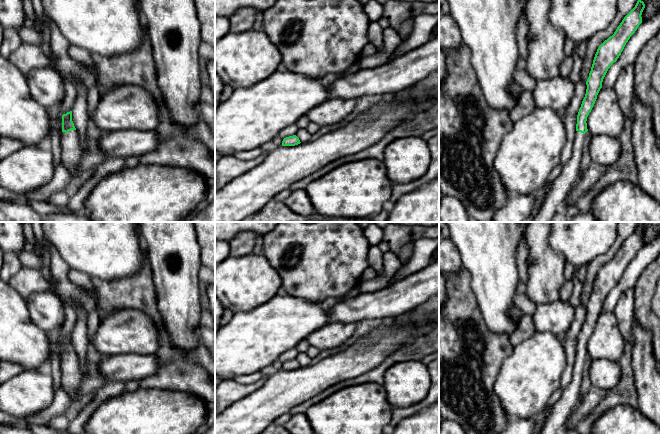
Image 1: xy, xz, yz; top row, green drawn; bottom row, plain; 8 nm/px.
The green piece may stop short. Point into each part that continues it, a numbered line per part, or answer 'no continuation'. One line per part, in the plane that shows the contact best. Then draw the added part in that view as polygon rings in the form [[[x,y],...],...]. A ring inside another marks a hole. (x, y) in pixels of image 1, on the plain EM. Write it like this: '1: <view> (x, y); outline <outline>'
1: xy (71, 375); outline [[[71,354],[68,357],[61,356],[61,386],[70,397],[70,402],[79,398],[78,388],[82,380],[82,373],[79,368],[78,357]]]

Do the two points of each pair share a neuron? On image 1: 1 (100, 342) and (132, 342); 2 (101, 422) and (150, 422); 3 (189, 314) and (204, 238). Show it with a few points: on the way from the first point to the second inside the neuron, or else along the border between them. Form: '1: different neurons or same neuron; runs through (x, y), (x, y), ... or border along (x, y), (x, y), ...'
1: same neuron; runs through (108, 342), (124, 342)
2: same neuron; runs through (113, 422), (138, 422)
3: different neurons; border along (195, 232), (202, 264)

